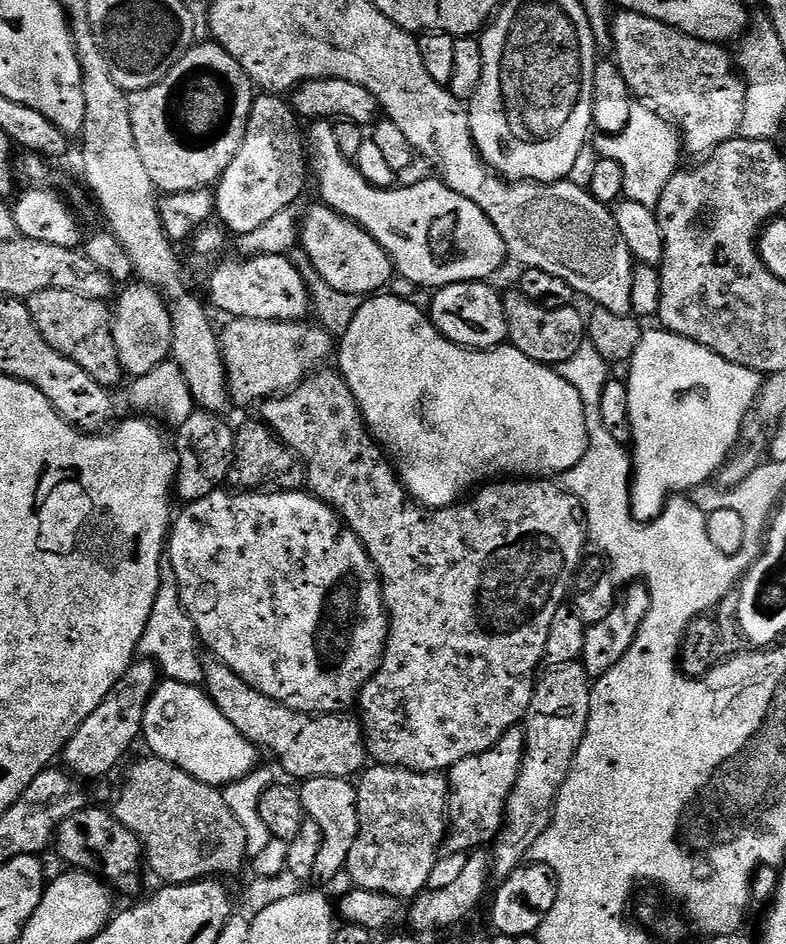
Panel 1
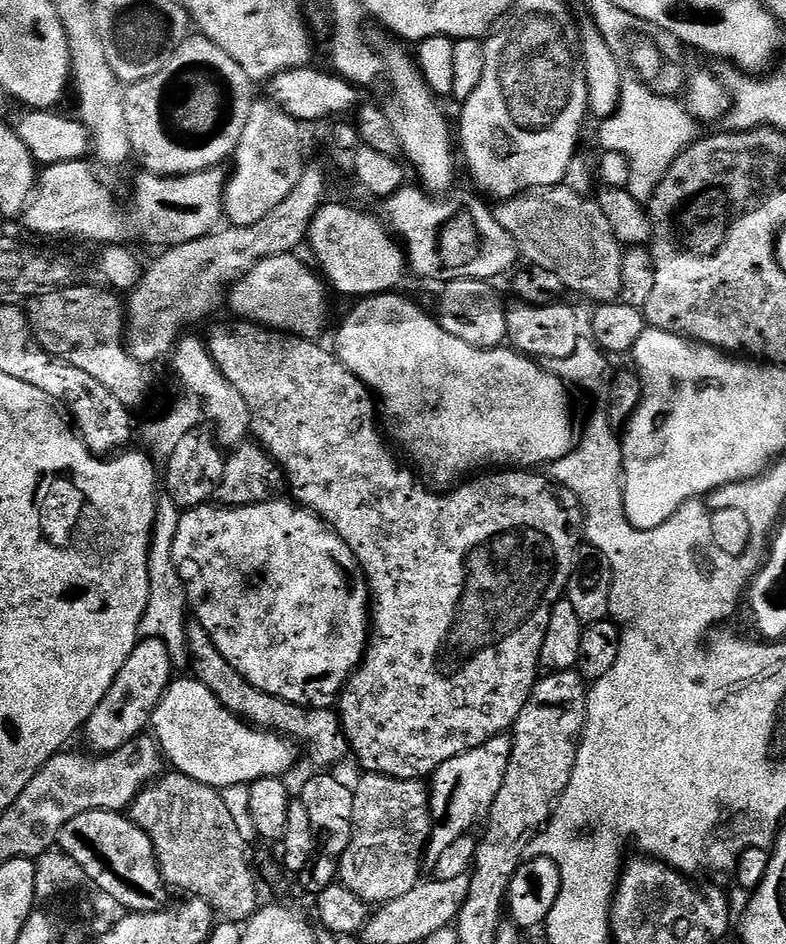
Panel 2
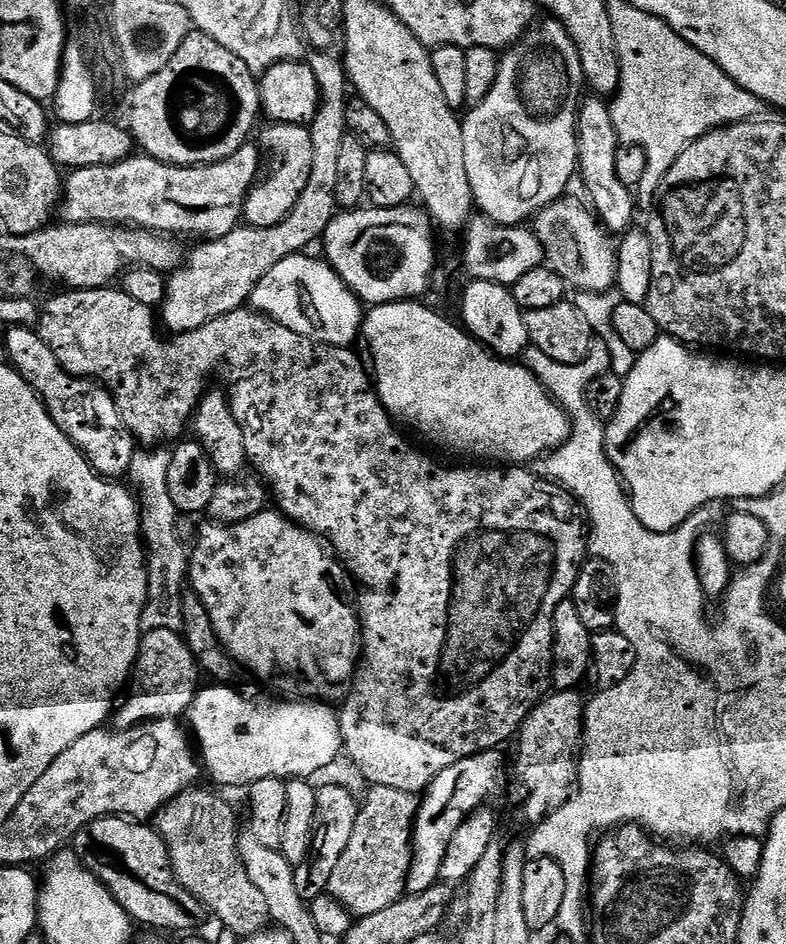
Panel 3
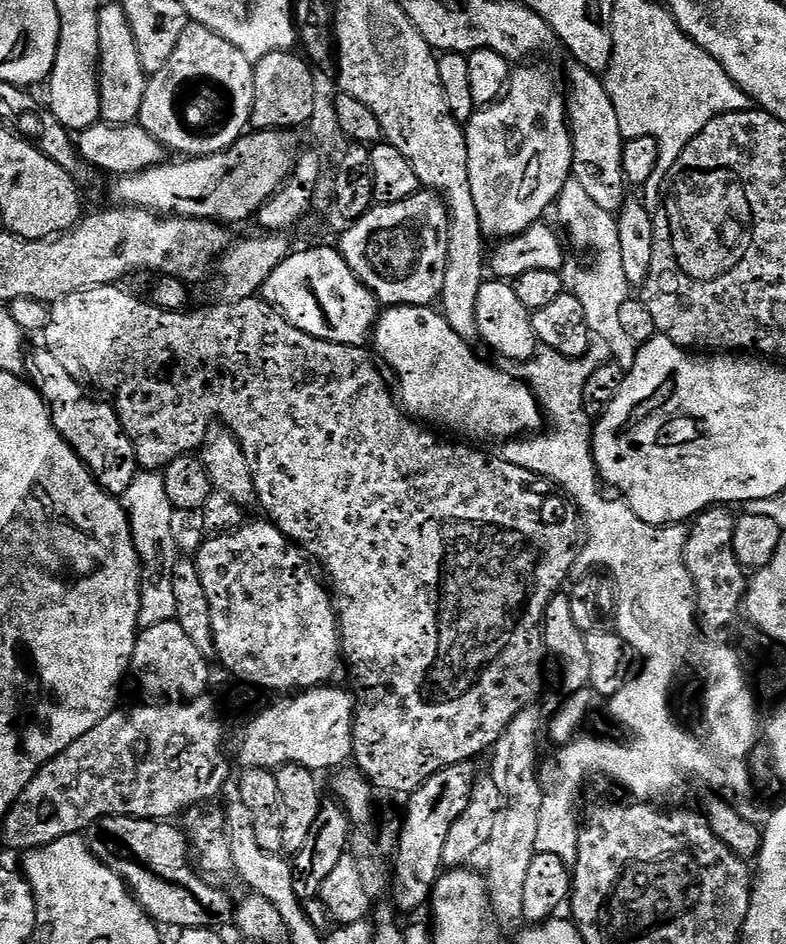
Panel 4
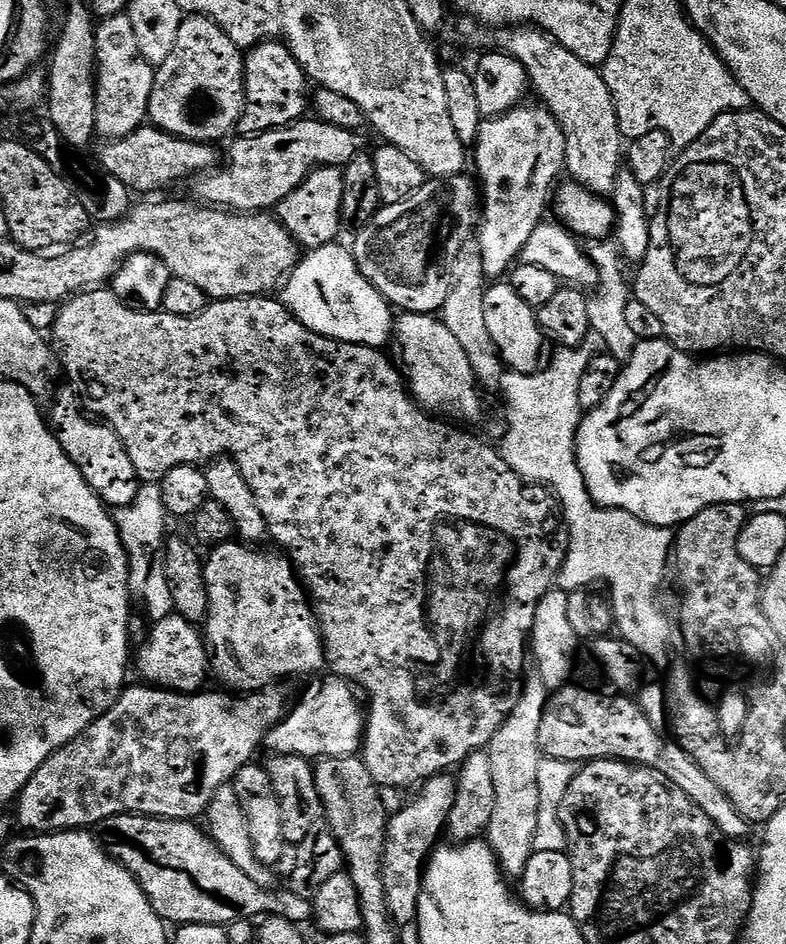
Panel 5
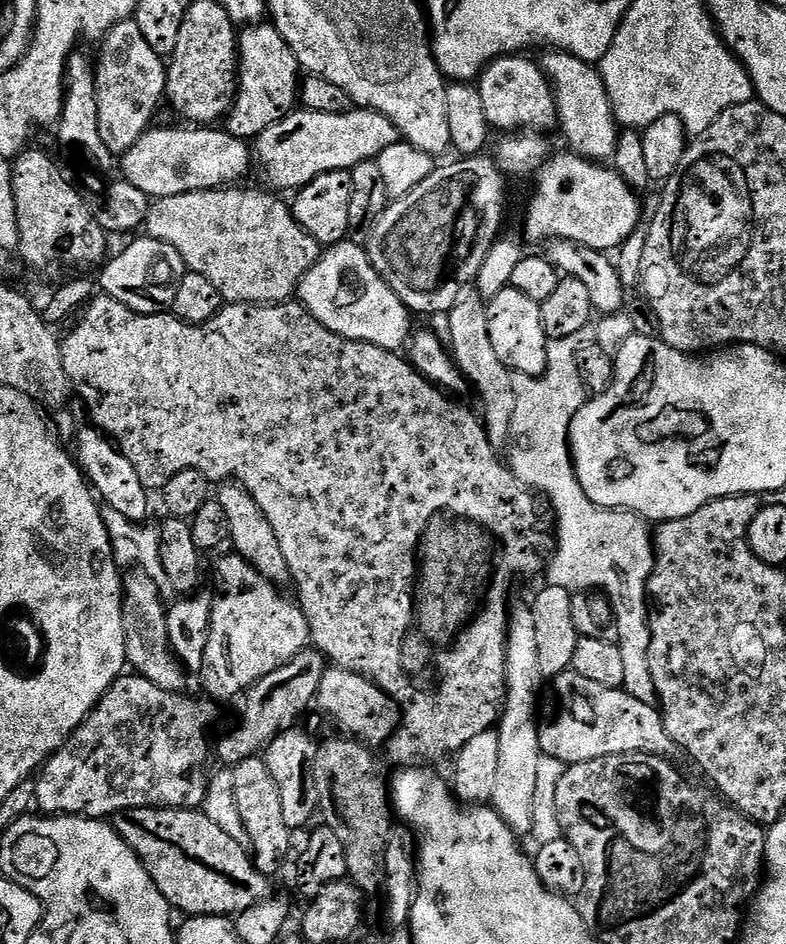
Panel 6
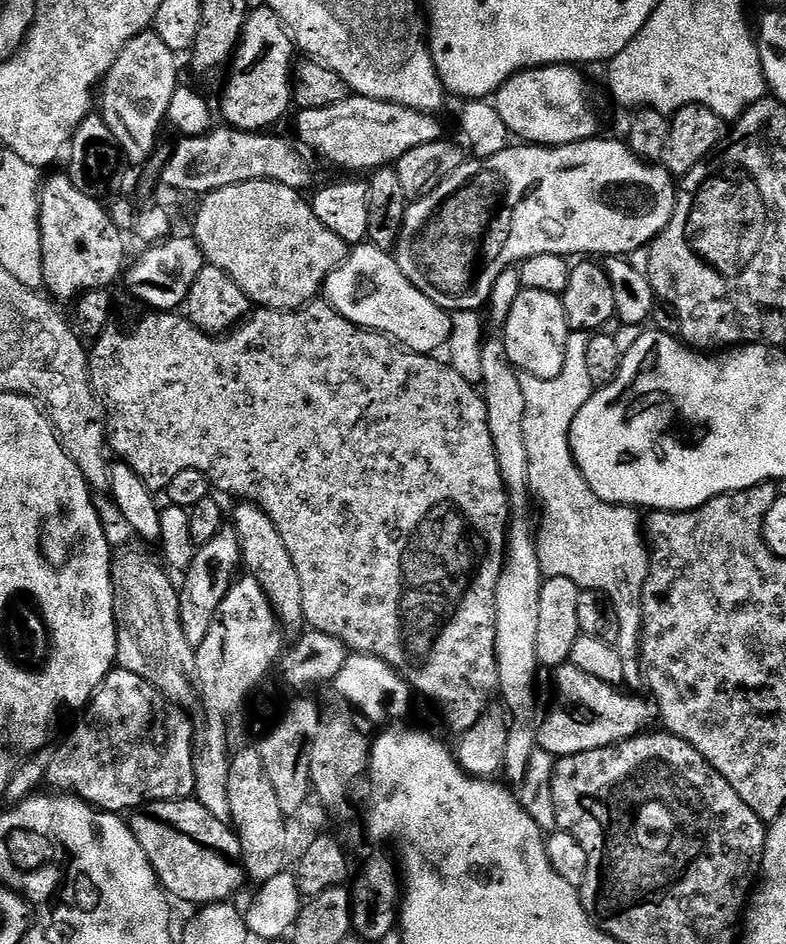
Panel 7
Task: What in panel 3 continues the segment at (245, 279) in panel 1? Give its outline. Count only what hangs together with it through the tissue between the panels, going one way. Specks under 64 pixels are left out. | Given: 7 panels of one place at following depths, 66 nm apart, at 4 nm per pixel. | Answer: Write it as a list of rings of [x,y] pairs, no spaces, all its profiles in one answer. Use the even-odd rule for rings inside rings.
[[[297,254],[290,258],[282,258],[282,262],[278,262],[278,266],[274,266],[274,270],[270,270],[270,274],[266,274],[266,278],[262,278],[262,282],[258,282],[258,286],[252,291],[252,299],[250,301],[251,307],[257,312],[261,312],[264,316],[269,316],[270,319],[278,321],[282,326],[286,326],[290,330],[294,330],[294,334],[302,334],[306,338],[311,340],[317,340],[319,344],[332,344],[335,348],[342,348],[351,345],[352,339],[359,337],[362,332],[362,325],[366,315],[365,309],[362,307],[362,301],[355,296],[348,289],[348,286],[344,279],[339,276],[337,272],[332,268],[332,265],[328,263],[327,259],[319,258],[315,260],[314,257],[308,256],[312,254]]]

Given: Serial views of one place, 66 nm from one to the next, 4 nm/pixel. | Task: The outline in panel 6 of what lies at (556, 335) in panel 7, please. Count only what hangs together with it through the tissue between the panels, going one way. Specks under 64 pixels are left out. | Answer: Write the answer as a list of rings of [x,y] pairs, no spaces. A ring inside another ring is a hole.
[[[507,286],[500,293],[487,301],[488,325],[490,326],[490,343],[494,346],[494,354],[498,354],[498,362],[502,362],[513,374],[521,372],[527,376],[540,376],[548,369],[548,345],[550,338],[542,324],[541,301],[526,298],[518,290]]]

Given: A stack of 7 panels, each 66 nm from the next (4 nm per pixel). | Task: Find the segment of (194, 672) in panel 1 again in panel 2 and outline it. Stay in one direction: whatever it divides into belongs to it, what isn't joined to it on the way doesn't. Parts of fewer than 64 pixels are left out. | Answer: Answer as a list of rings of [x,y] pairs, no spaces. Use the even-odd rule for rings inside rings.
[[[167,494],[161,495],[156,511],[156,526],[152,531],[152,546],[148,555],[150,566],[150,598],[140,623],[141,637],[149,640],[161,640],[170,650],[173,665],[187,665],[188,625],[190,623],[190,605],[183,576],[176,565],[174,556],[175,542],[178,538],[178,522],[182,509]]]

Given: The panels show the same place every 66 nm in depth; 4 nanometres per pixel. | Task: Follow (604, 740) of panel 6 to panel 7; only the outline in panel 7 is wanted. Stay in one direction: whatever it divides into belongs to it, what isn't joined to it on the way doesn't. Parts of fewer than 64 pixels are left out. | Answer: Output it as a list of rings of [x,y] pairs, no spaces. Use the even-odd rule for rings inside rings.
[[[577,668],[568,670],[560,684],[564,687],[565,702],[577,704],[580,708],[552,708],[546,722],[539,725],[537,747],[555,758],[608,748],[612,744],[640,735],[651,725],[649,722],[654,712],[649,701],[639,700],[636,696],[623,696],[621,689],[615,684],[585,676]]]

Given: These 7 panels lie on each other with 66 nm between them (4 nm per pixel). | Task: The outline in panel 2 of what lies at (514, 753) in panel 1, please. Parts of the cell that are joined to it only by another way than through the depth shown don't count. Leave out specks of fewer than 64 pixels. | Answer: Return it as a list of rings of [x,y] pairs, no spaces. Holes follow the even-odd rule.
[[[508,734],[495,736],[466,754],[458,754],[458,758],[450,758],[450,762],[442,762],[440,769],[431,777],[430,803],[434,827],[432,837],[428,839],[426,856],[429,861],[442,858],[458,837],[471,833],[472,827],[492,811],[512,759],[512,739]]]

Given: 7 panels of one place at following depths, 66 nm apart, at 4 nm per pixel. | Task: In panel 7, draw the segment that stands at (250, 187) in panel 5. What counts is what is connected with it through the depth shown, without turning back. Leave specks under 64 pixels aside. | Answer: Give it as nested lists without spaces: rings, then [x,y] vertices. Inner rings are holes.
[[[355,94],[338,102],[338,106],[303,110],[299,115],[296,120],[297,138],[314,155],[321,156],[336,168],[345,168],[348,174],[368,174],[377,168],[395,165],[406,150],[414,150],[414,146],[429,144],[442,136],[435,115]]]

